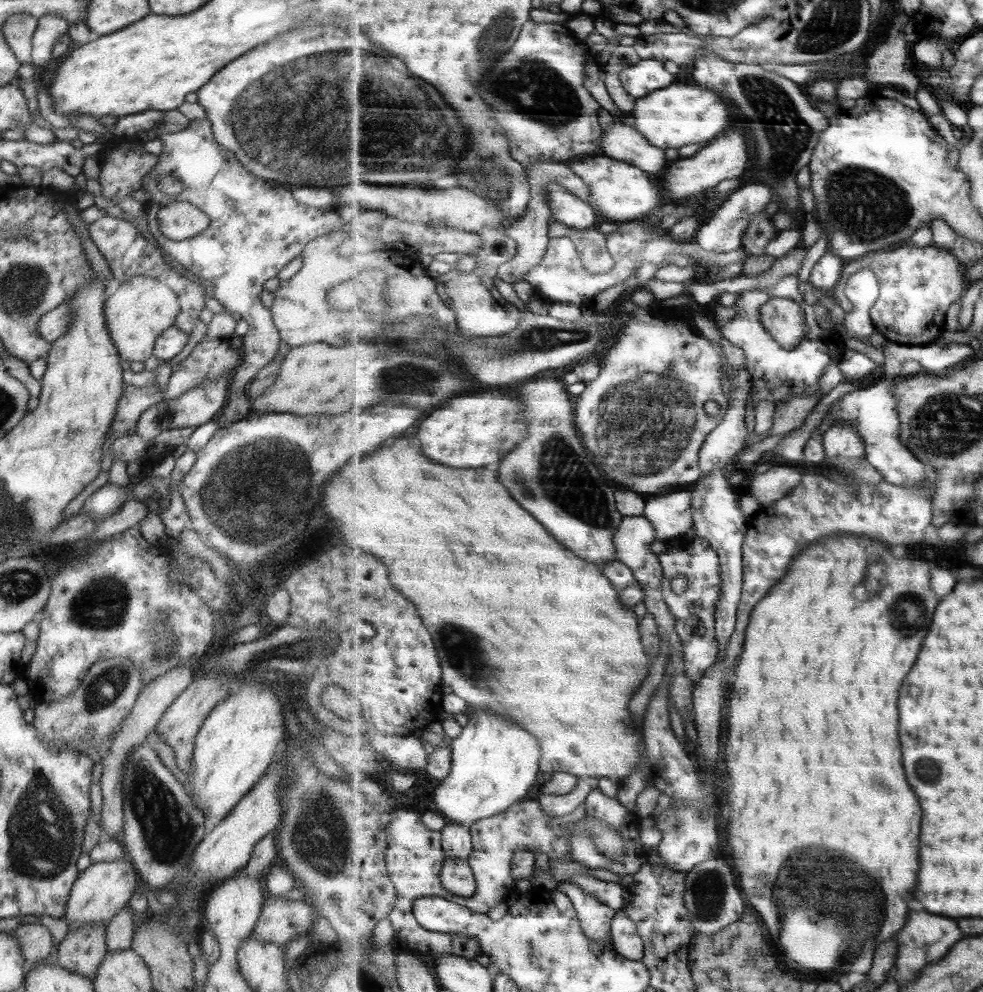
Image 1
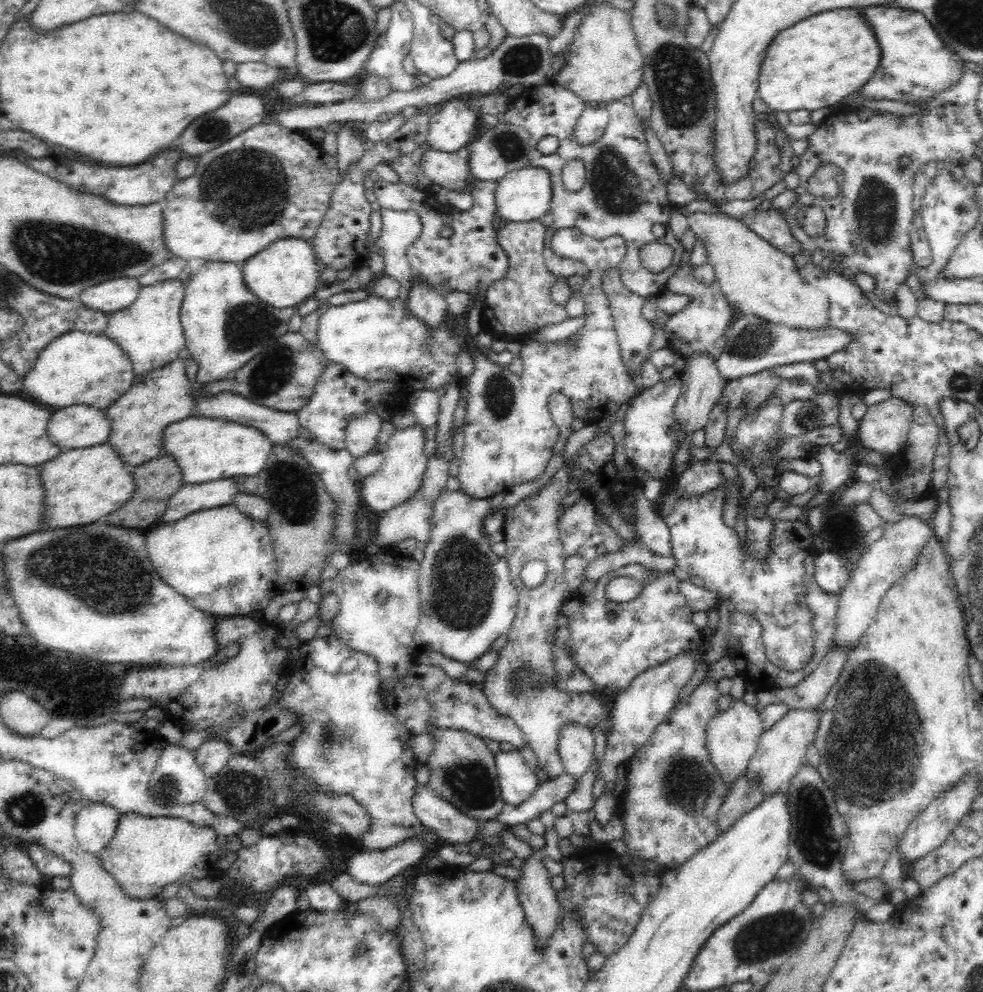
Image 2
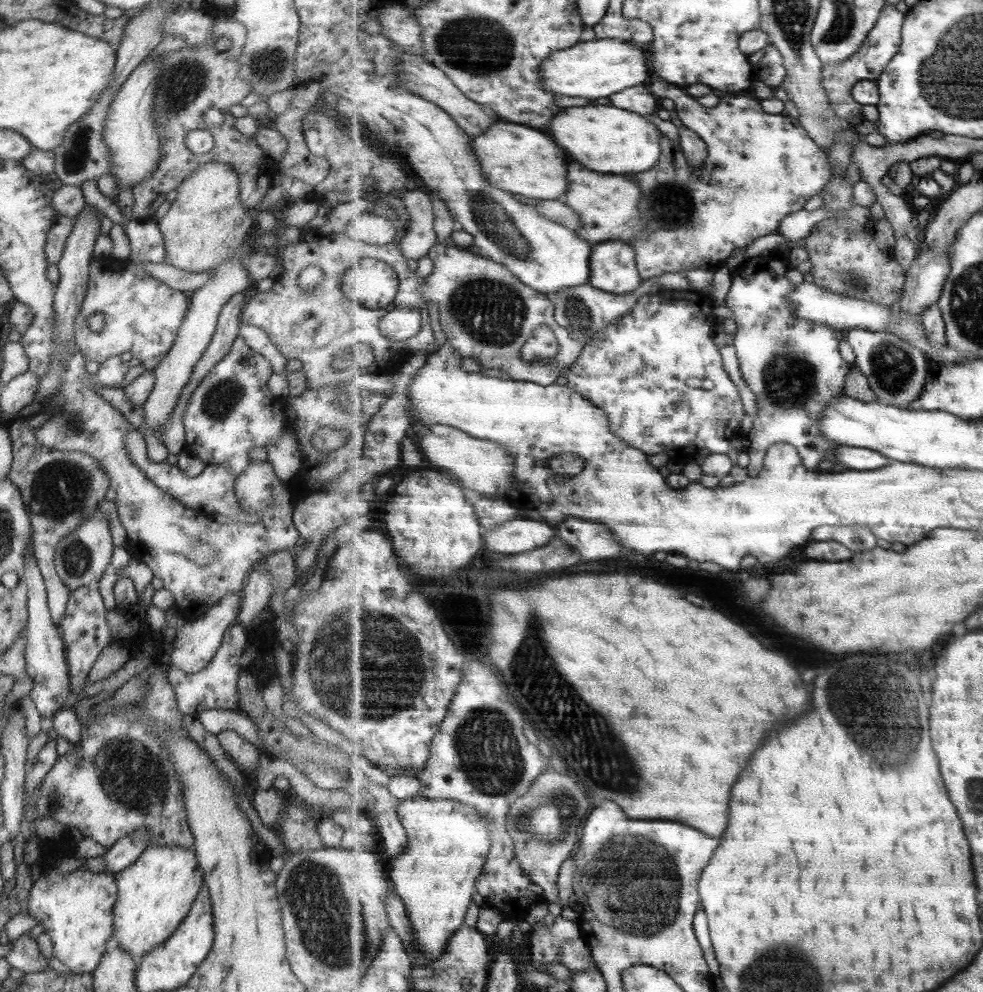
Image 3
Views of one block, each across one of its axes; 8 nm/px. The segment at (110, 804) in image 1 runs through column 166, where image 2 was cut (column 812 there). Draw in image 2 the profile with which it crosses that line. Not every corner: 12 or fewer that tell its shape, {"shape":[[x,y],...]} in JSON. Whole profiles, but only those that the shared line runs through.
{"shape":[[832,646],[796,686],[756,691],[761,714],[773,703],[818,709],[852,648]]}

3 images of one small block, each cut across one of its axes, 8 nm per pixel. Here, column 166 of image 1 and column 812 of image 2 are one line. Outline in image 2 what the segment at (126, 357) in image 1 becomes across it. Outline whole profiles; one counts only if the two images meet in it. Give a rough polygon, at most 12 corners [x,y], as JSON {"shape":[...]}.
{"shape":[[685,218],[737,313],[827,326],[828,299],[740,218]]}

